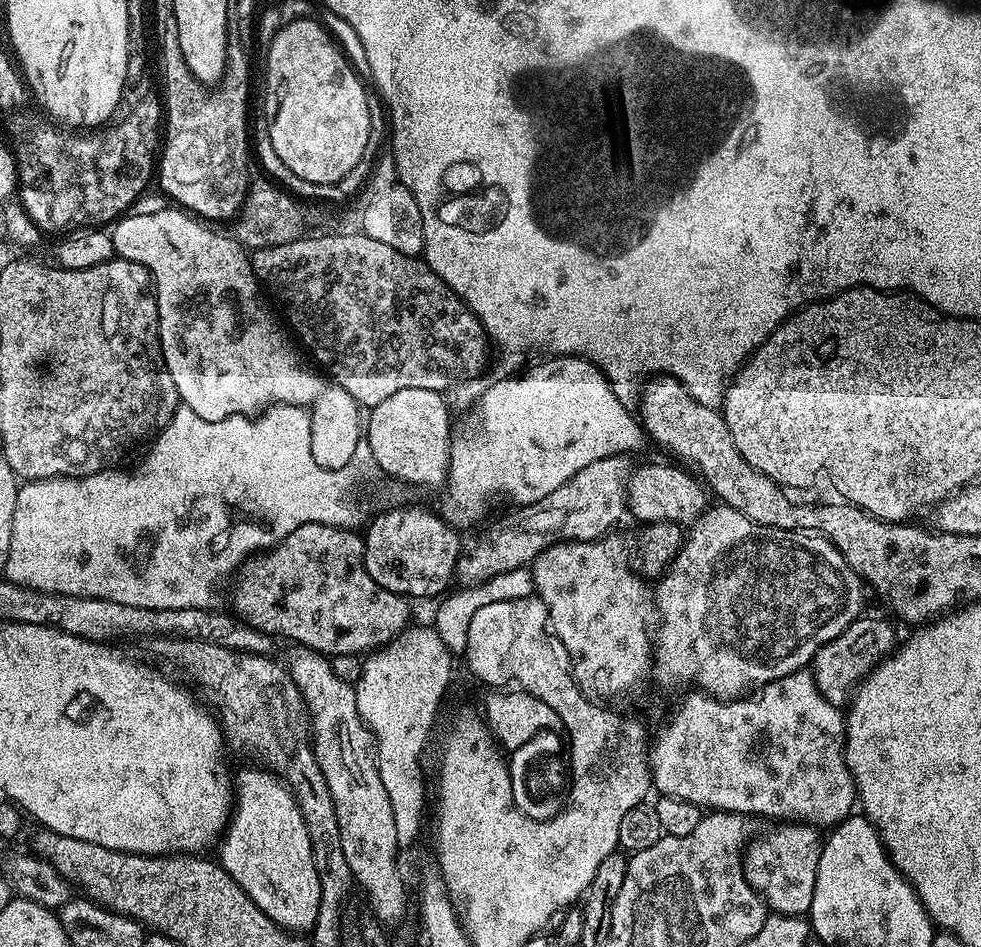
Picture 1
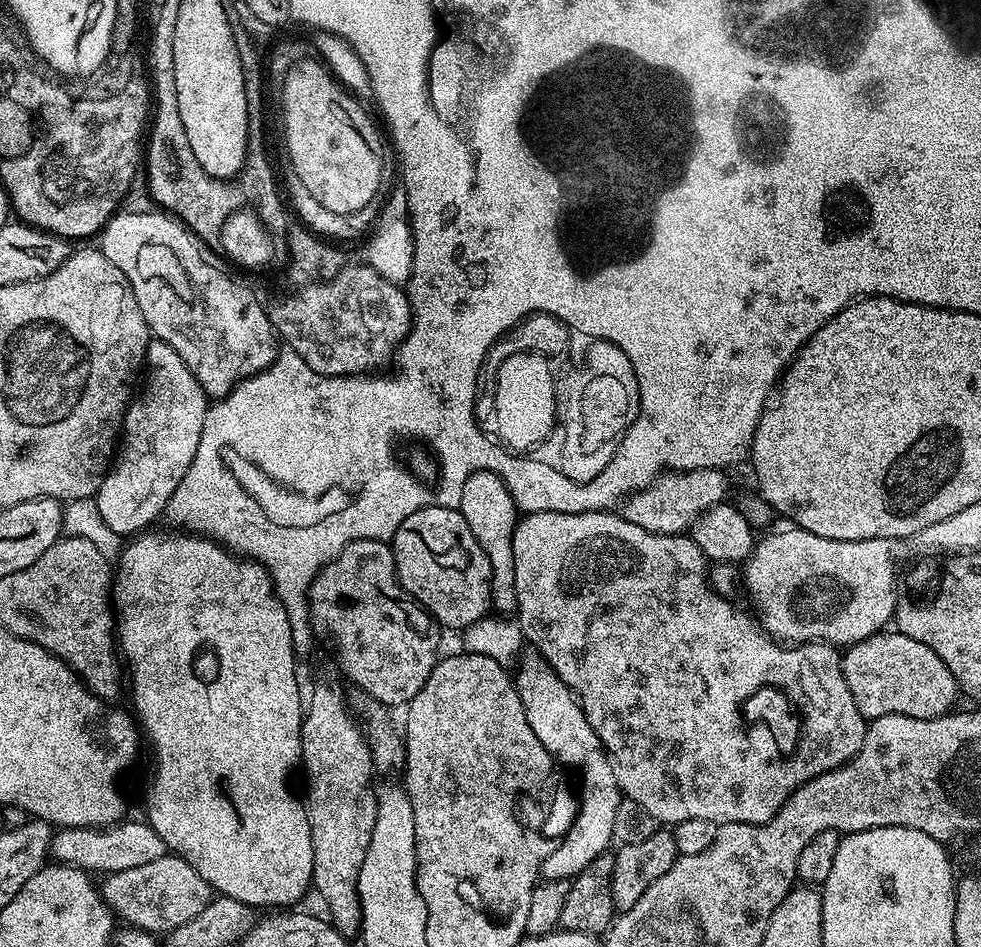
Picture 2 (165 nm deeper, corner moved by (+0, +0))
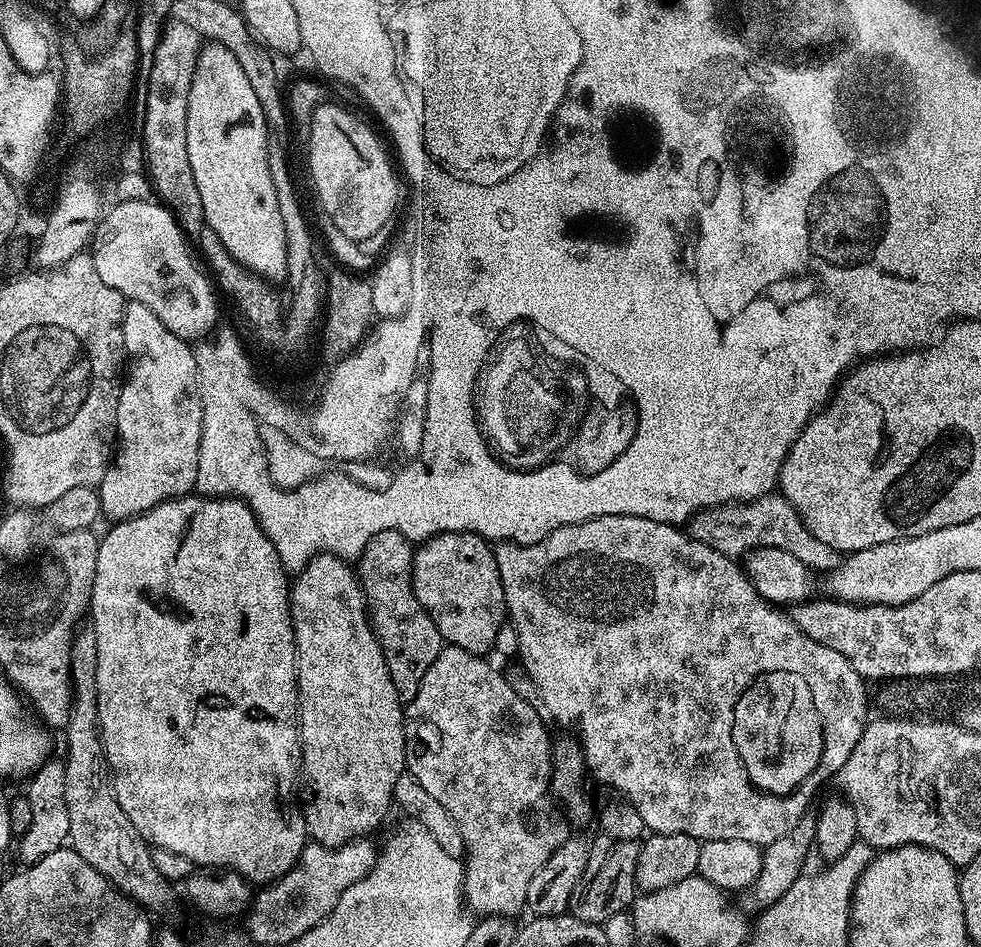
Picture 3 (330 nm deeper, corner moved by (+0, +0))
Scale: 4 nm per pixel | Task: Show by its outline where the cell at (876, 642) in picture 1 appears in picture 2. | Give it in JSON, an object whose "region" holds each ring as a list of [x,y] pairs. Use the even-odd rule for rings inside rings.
{"region":[[[895,630],[878,632],[857,644],[847,645],[840,665],[846,686],[850,686],[850,694],[854,694],[858,710],[868,722],[886,714],[938,720],[957,707],[956,695],[962,692],[946,662],[942,662],[930,646],[914,642],[914,638]]]}

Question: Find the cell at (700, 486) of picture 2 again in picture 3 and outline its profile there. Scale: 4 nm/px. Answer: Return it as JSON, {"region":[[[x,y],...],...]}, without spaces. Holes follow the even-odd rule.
{"region":[[[779,494],[759,496],[756,500],[725,504],[718,508],[706,508],[692,517],[690,534],[695,540],[701,540],[704,544],[719,550],[724,556],[733,558],[747,557],[750,550],[758,548],[786,550],[794,554],[798,562],[817,573],[827,573],[842,559],[841,553],[826,546],[826,542],[818,542],[818,538],[814,538],[814,534],[804,525],[792,503]]]}

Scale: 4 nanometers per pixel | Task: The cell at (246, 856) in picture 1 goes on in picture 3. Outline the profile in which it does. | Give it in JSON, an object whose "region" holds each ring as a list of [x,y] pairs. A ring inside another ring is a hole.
{"region":[[[189,494],[176,499],[162,501],[148,512],[135,516],[131,520],[122,520],[111,525],[105,536],[98,540],[98,558],[94,570],[94,586],[92,587],[92,603],[90,605],[90,626],[98,642],[98,718],[100,719],[100,733],[104,743],[104,753],[110,773],[110,783],[118,806],[126,810],[126,818],[134,822],[134,830],[138,830],[140,837],[153,849],[174,850],[174,854],[182,854],[182,858],[190,858],[193,866],[203,866],[205,869],[231,868],[232,871],[242,874],[253,885],[267,886],[285,876],[298,862],[306,843],[306,829],[304,813],[292,801],[292,791],[298,788],[298,773],[301,771],[300,762],[300,729],[298,727],[298,693],[296,690],[296,639],[292,629],[292,615],[288,609],[290,595],[290,576],[284,571],[282,558],[278,558],[278,550],[274,550],[274,542],[266,538],[260,525],[260,519],[250,510],[244,501],[230,496],[201,496]]]}

